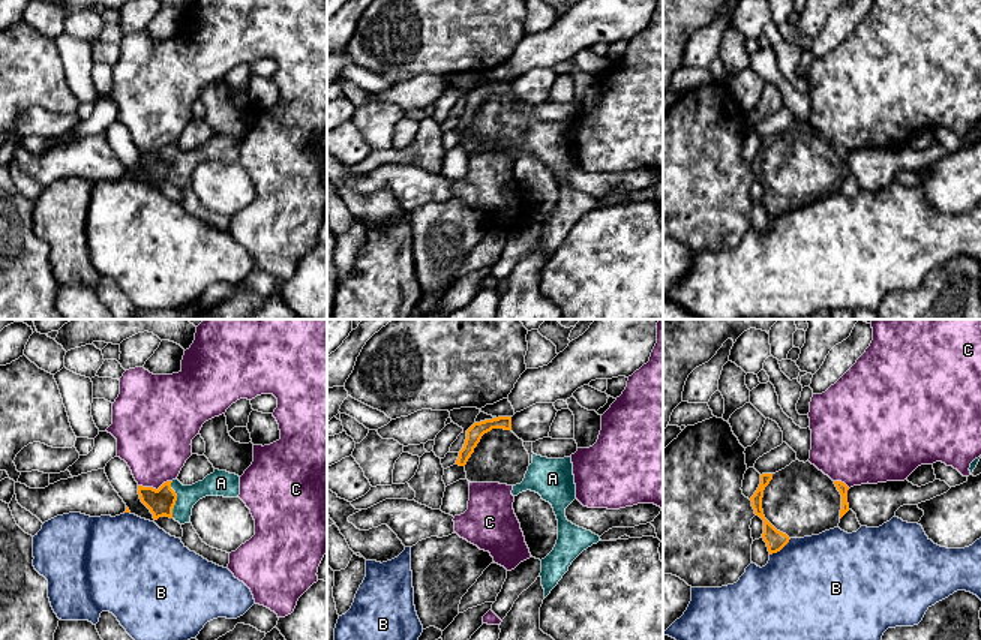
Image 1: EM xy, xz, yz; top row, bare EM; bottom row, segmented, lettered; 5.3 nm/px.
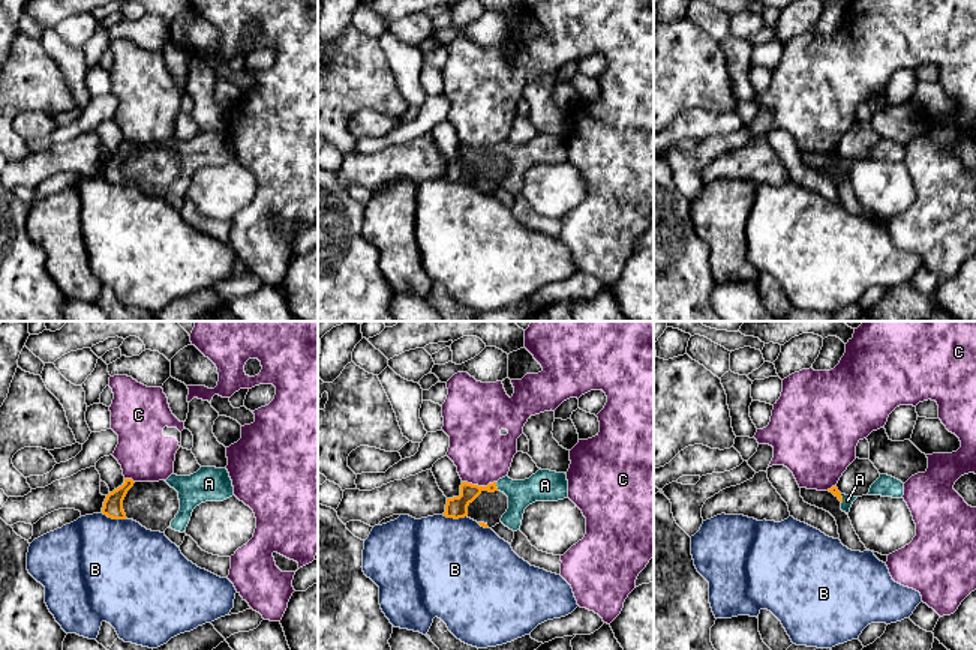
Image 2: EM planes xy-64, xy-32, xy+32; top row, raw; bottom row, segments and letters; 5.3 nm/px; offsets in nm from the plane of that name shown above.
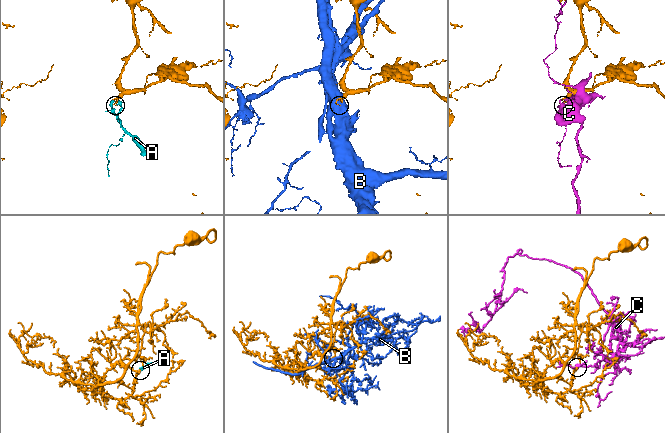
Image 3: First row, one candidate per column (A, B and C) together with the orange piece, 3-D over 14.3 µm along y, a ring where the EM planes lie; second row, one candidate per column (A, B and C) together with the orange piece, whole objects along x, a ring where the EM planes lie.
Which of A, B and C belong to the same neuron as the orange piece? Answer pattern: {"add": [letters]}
{"add": ["A"]}

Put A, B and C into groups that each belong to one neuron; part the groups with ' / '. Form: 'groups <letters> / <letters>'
groups A / B / C

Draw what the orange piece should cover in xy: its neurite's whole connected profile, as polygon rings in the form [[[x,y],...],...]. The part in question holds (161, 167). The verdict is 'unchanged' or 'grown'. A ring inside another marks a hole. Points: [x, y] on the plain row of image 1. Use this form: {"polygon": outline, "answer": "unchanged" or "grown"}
{"polygon": [[[214,133],[202,145],[183,150],[177,142],[164,147],[158,154],[138,150],[141,166],[150,174],[153,183],[170,181],[180,189],[190,187],[194,169],[206,160],[237,162],[240,159],[240,141]]], "answer": "grown"}

